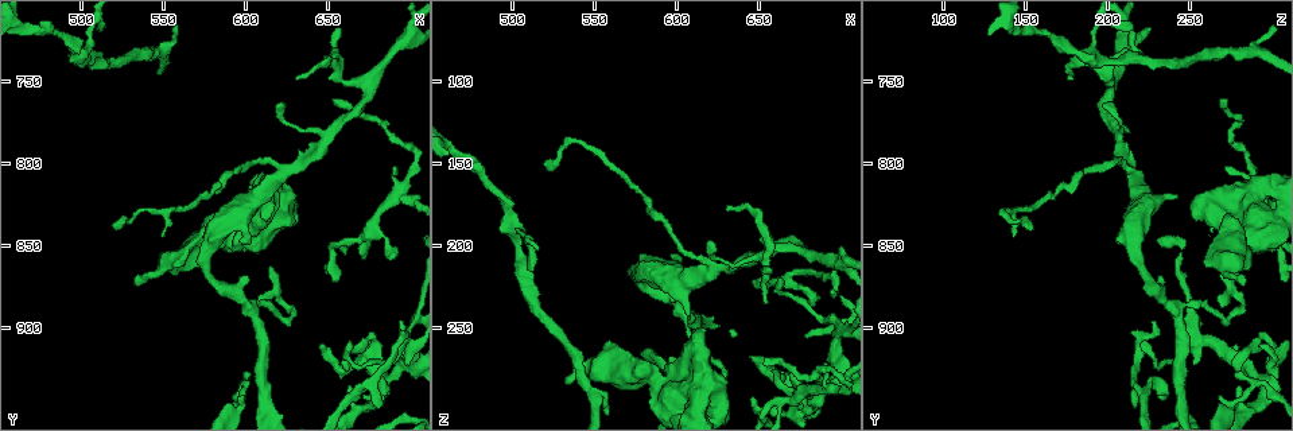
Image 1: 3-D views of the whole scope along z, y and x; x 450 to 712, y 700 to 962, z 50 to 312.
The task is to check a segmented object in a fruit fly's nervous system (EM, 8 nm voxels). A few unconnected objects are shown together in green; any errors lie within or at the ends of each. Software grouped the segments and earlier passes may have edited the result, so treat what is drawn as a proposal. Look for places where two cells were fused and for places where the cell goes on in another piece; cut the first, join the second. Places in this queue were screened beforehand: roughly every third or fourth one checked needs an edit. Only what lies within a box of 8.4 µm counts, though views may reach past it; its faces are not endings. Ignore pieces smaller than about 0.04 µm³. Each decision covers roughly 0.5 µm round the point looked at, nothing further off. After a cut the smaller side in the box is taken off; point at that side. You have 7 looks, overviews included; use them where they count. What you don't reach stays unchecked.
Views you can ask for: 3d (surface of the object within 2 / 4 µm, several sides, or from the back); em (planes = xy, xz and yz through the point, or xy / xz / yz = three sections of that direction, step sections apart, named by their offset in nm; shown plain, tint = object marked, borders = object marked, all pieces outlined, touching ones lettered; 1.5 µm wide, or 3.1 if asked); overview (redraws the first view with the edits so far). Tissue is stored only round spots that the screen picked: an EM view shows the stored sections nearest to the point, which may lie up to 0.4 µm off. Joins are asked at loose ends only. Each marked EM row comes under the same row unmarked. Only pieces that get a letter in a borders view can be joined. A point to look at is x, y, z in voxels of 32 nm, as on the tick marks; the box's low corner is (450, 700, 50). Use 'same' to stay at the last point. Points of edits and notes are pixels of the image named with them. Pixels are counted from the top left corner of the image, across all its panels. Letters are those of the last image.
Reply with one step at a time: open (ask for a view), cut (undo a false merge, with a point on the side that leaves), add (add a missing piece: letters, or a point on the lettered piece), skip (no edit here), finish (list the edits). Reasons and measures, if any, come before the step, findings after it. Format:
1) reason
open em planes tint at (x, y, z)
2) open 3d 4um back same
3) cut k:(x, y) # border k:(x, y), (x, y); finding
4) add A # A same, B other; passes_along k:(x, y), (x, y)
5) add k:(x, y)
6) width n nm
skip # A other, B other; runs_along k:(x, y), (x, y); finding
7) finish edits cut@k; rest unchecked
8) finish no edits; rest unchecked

branch point
open 3d 4um at (494, 730, 178)

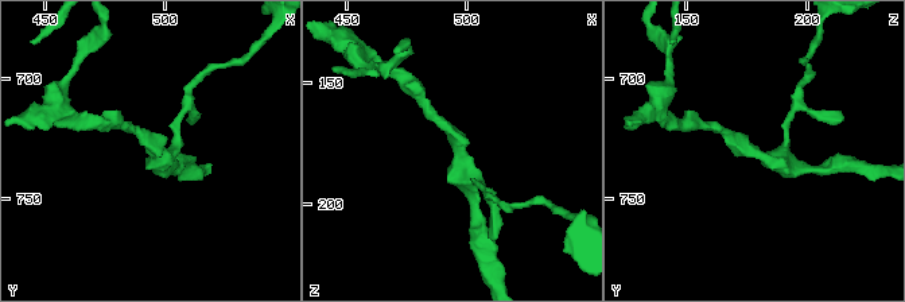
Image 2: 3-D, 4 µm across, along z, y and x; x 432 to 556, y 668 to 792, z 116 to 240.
arms 3; now the EM
open em planes borders at (496, 731, 180)

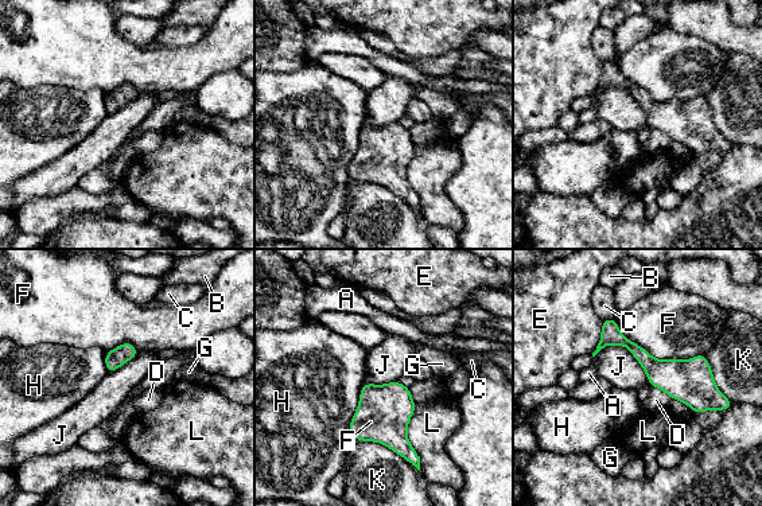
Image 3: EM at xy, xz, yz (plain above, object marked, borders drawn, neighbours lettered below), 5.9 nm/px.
longest_contact F 600 nm
skip # A other, B other, C other, D other, E other, F other, G other, H other, J other, K other, L other; runs_along 3:(605, 323), (710, 400); all the same cell

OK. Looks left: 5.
thick end
open em planes borders at (614, 832, 254)

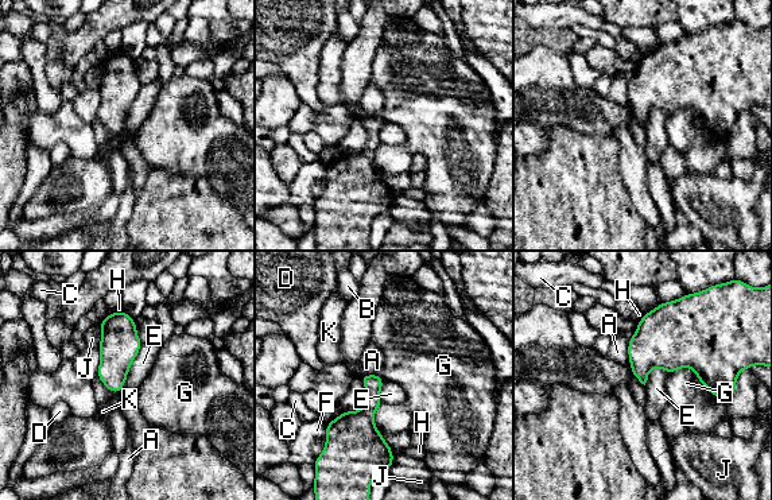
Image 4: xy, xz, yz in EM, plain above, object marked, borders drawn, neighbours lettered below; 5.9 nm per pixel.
skip # A other, B other, C other, D other, E other, F other, G other, H other, J other, K other; border 4:(143, 344), (119, 391); no lettered piece goes on from it

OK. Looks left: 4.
sharp bend
open em planes borders at (696, 908, 258)

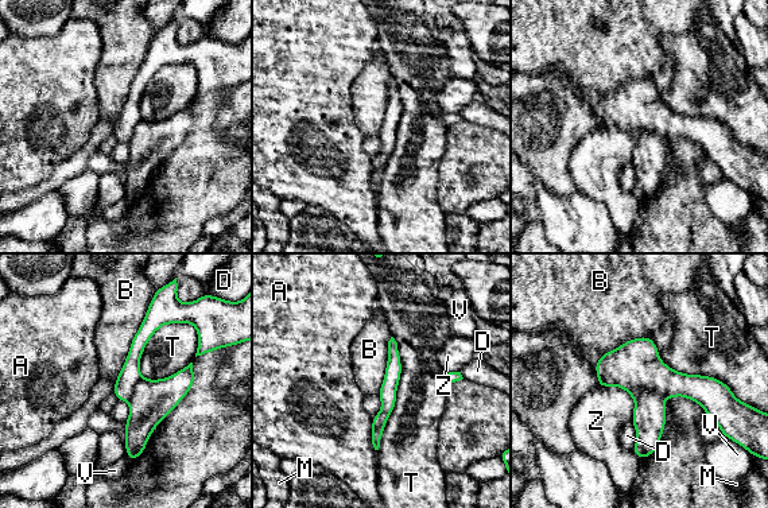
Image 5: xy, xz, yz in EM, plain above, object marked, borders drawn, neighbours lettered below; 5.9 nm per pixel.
skip # A other, B other, D other, M other, T other, V other, Z other; one cell here

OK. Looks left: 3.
finish no edits; rest unchecked

